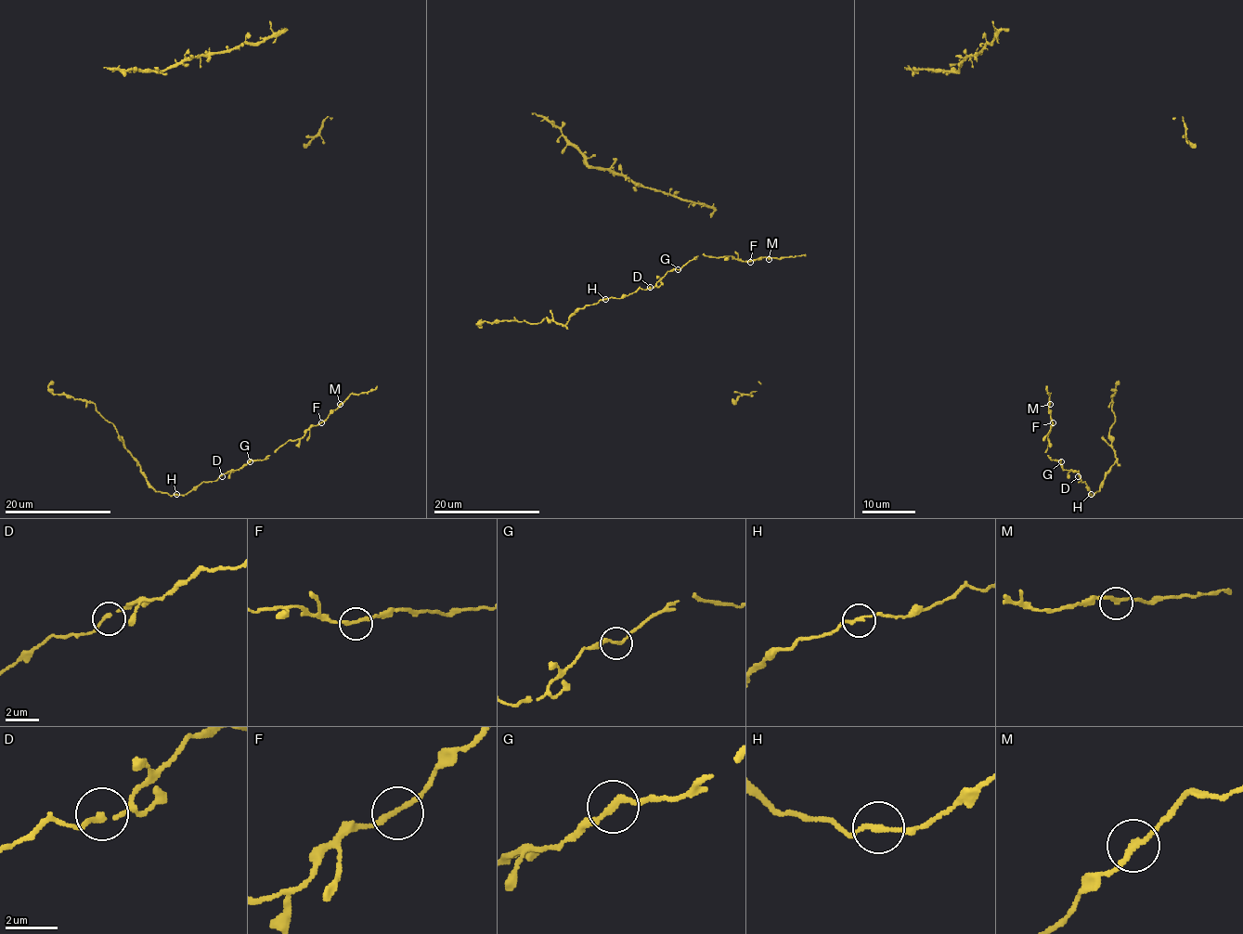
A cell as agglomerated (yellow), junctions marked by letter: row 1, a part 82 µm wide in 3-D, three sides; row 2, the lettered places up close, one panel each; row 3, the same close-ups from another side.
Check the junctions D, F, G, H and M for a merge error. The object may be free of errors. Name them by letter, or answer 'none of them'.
none of them

